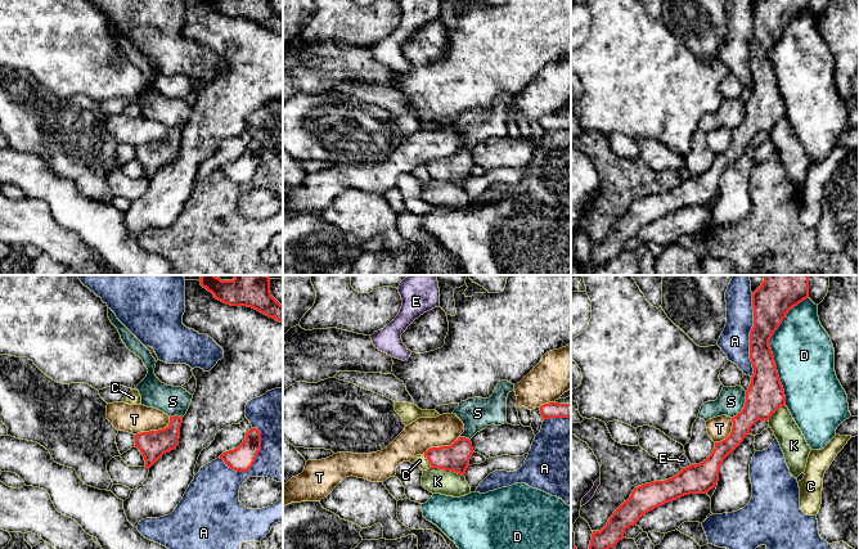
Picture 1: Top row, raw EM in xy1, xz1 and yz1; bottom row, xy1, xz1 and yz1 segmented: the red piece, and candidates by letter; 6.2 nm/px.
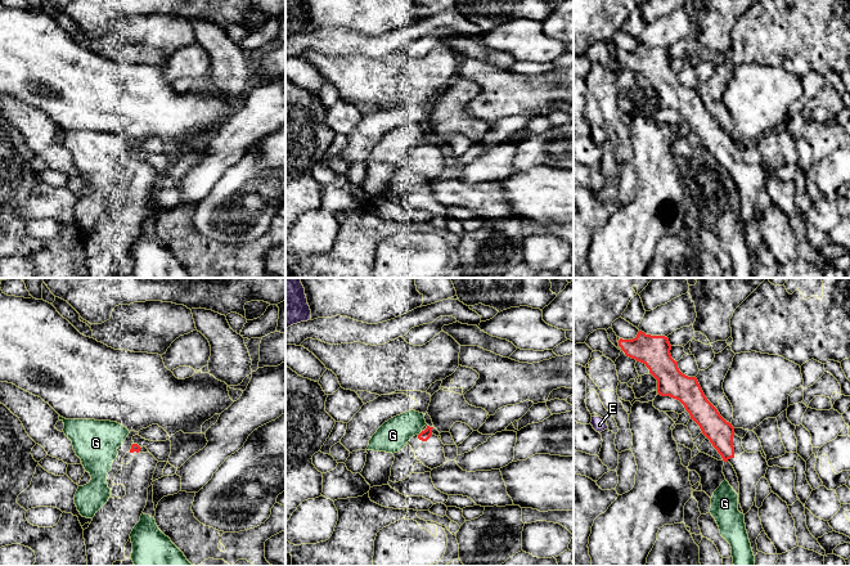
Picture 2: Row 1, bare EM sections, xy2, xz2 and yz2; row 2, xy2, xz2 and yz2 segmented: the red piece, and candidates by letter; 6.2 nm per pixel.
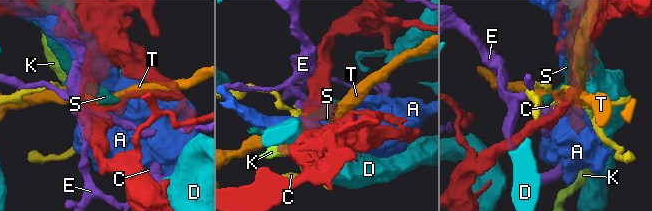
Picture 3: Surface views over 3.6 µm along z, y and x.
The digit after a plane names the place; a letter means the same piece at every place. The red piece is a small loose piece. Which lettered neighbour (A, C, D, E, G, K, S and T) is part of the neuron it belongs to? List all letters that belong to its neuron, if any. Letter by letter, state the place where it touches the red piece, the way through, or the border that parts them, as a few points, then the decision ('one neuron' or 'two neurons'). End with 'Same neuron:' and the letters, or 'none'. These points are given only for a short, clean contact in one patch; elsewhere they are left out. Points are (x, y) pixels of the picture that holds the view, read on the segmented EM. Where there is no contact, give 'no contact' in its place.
A: contact yz1 (750, 336); two neurons
C: contact xz1 (428, 460); two neurons
D: contact yz1 (770, 349); two neurons
E: contact yz1 (687, 467); two neurons
G: contact xz2 (419, 434); two neurons
K: contact xz1 (448, 469); two neurons
S: contact yz1 (745, 405); two neurons
T: contact xy1 (154, 431); two neurons
Same neuron: none

